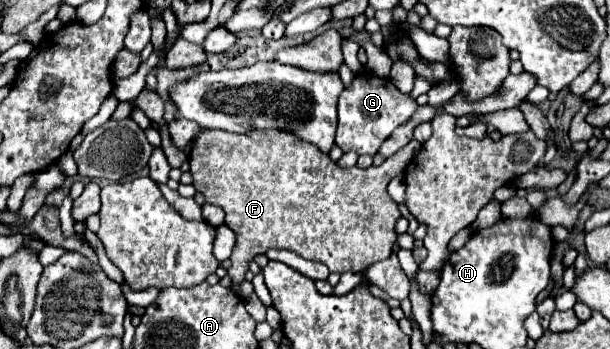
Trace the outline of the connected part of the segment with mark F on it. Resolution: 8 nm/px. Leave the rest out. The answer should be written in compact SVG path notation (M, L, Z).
M200 130L192 140L192 150L188 158L190 172L182 173L180 182L194 184L196 192L200 192L208 204L220 206L224 210L224 224L236 234L236 246L230 256L232 266L228 270L234 286L244 282L244 274L254 256L266 254L266 250L270 248L292 250L306 260L326 264L330 272L358 274L366 272L368 266L392 254L392 244L396 242L394 224L400 218L400 212L398 204L386 192L386 186L396 174L400 174L400 170L408 166L410 158L414 158L420 148L420 142L410 140L402 150L386 158L380 166L370 166L362 170L358 166L342 168L332 162L330 156L322 154L316 146L302 142L292 134L284 134L282 130L252 130L252 134Z

